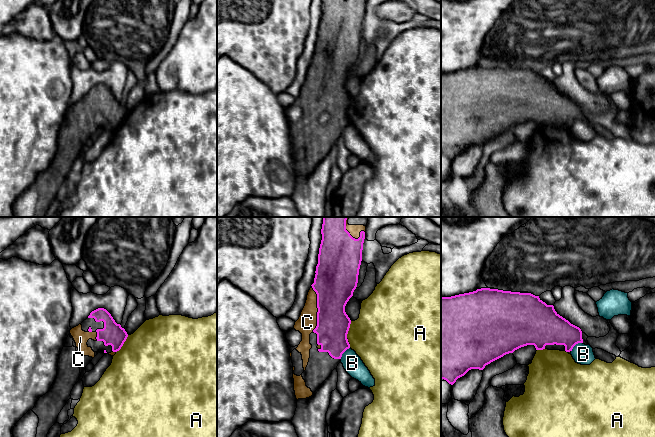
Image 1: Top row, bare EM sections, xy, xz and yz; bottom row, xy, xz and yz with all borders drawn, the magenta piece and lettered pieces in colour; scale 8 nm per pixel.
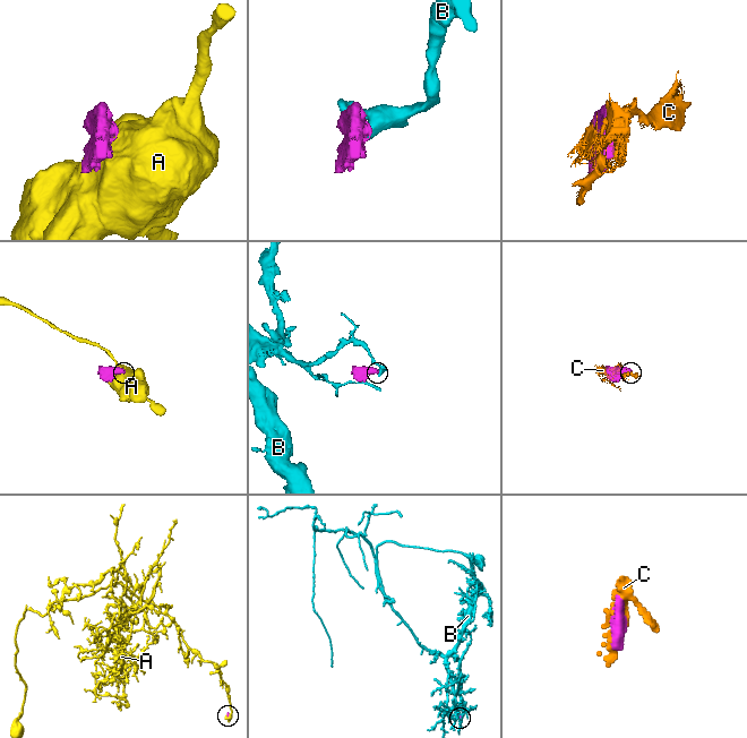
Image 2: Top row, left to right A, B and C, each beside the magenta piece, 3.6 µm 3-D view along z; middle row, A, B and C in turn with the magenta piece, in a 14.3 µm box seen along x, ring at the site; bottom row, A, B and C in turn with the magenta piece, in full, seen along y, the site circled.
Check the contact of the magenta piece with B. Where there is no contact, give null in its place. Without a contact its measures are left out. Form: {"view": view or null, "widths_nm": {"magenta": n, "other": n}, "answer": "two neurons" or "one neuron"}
{"view": "yz", "widths_nm": {"magenta": 260, "other": 160}, "answer": "two neurons"}

